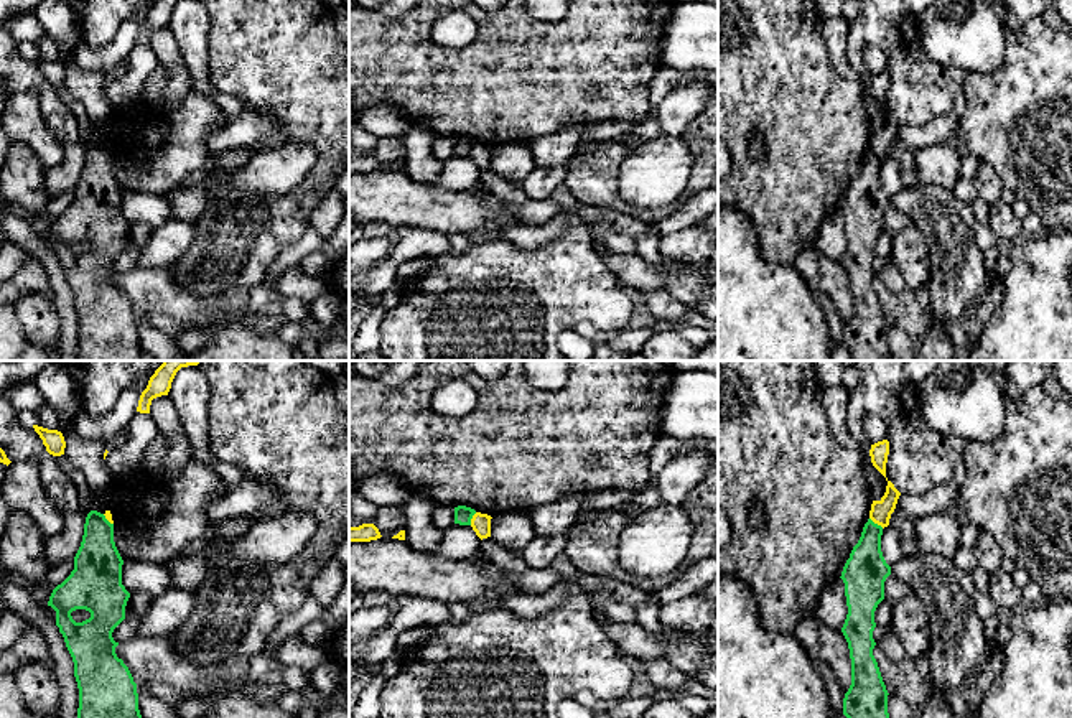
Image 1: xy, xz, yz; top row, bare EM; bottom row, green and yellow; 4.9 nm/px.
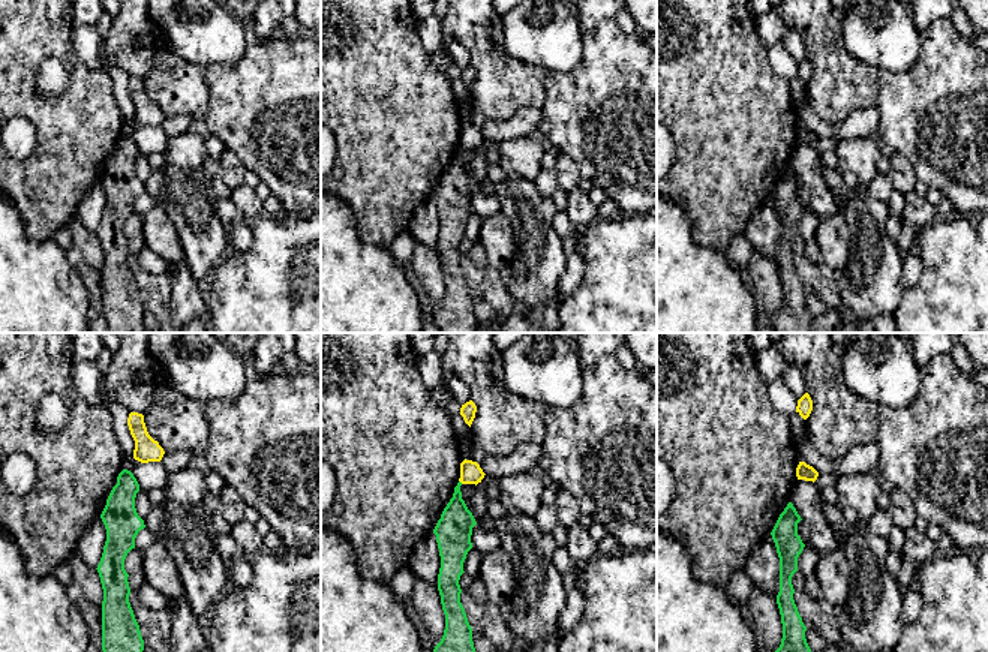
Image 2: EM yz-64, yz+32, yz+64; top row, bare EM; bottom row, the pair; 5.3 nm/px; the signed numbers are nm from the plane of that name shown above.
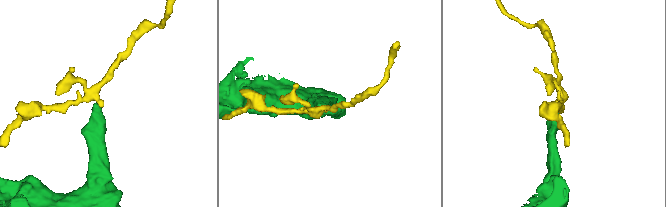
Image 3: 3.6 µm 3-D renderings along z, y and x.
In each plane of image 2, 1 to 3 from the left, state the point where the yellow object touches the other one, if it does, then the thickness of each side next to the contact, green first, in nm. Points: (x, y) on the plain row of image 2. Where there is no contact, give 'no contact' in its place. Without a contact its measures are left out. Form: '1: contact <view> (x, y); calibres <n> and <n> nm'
1: no contact
2: no contact
3: no contact

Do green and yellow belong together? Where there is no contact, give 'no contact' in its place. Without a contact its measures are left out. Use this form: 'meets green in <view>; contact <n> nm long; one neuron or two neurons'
meets green in yz; contact 90 nm long; two neurons

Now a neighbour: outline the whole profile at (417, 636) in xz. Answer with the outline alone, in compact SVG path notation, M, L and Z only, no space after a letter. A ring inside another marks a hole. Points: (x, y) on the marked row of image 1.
M422 624L422 626L405 629L402 632L399 632L397 639L395 639L395 644L397 644L397 650L403 652L410 647L423 646L426 642L431 642L433 639L436 639L435 627L428 626L428 624Z

